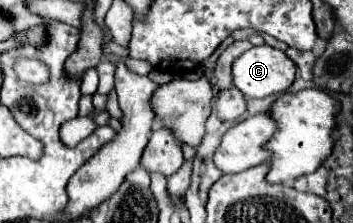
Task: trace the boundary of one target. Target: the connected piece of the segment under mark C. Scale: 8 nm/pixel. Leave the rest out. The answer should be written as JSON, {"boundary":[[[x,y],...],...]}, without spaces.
{"boundary":[[[269,45],[251,47],[233,63],[233,85],[245,97],[285,93],[295,81],[293,61]]]}

